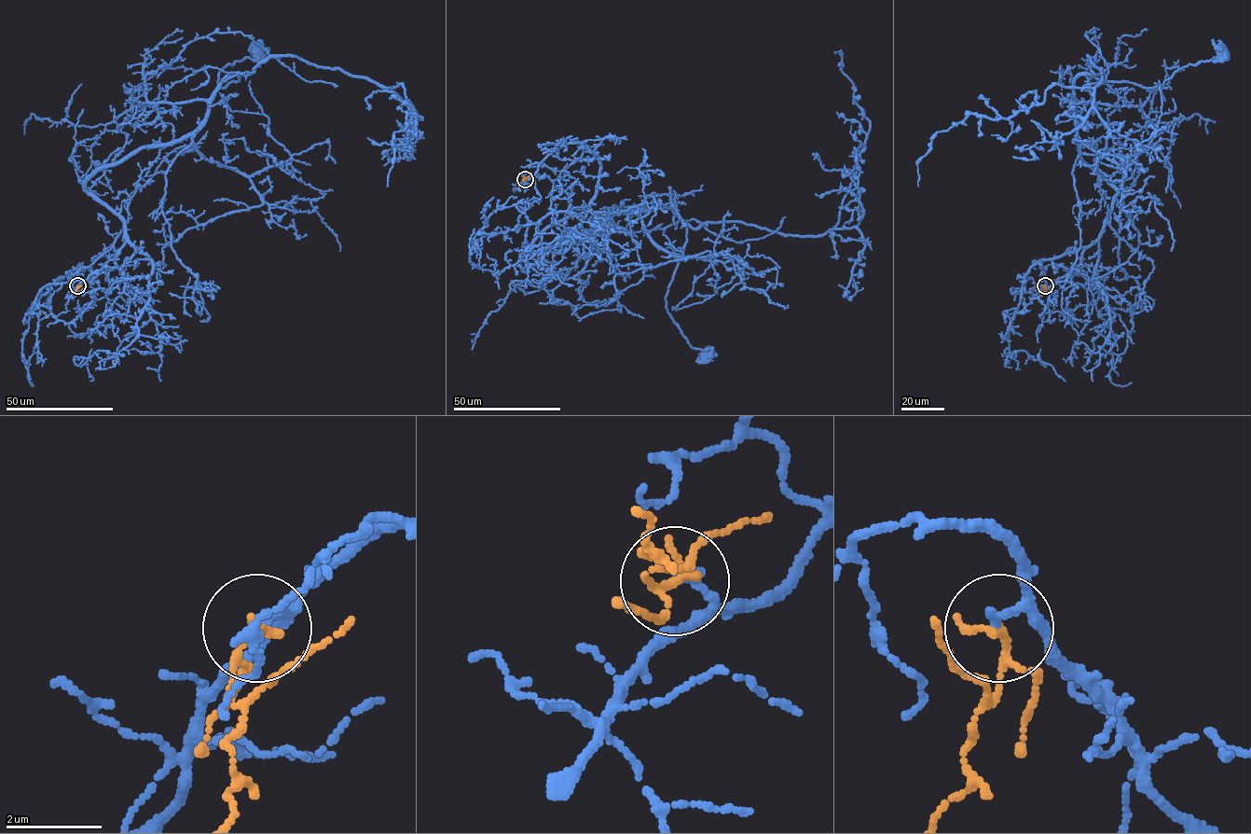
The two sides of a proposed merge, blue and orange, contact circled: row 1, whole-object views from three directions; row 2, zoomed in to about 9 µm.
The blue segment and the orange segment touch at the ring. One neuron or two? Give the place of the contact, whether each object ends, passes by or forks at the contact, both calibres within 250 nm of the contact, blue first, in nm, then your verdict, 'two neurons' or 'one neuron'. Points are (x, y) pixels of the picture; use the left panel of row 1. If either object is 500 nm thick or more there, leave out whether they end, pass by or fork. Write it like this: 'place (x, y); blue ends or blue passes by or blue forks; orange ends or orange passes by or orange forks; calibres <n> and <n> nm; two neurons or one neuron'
place (77, 285); blue ends; orange passes by; calibres 160 and 160 nm; one neuron

